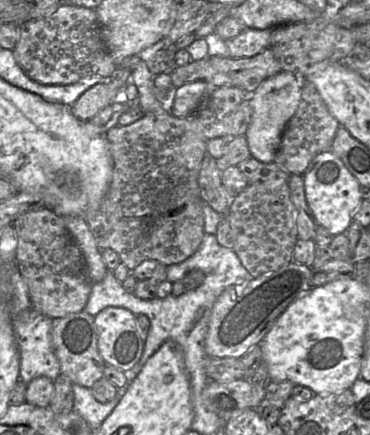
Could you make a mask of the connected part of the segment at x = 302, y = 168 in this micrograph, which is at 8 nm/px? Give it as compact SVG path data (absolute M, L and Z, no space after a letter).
M301 80L301 100L282 133L274 163L291 175L303 175L319 153L331 150L339 127L339 121L329 111L317 88L312 83Z

